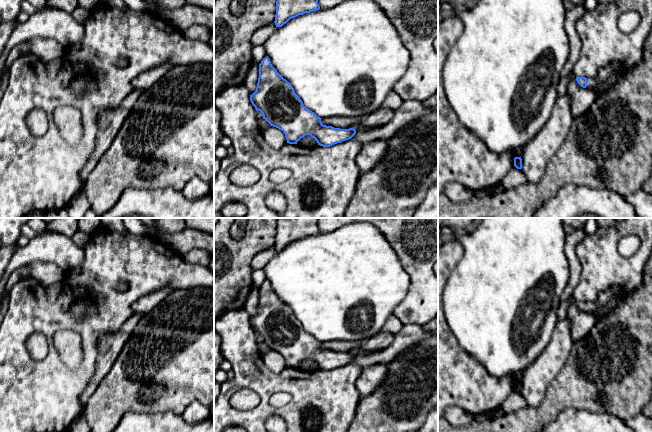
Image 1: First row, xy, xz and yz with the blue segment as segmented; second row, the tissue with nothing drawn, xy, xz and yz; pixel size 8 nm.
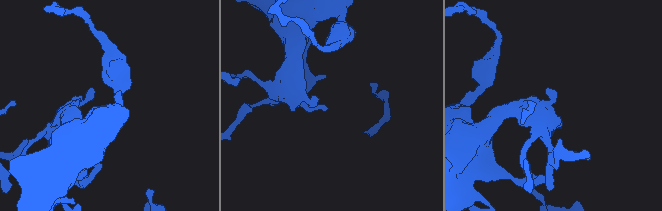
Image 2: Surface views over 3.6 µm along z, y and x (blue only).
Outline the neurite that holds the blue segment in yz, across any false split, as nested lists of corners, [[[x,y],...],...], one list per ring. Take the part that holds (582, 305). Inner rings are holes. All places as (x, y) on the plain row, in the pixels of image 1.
[[[611,287],[598,295],[596,302],[576,301],[577,307],[583,312],[594,312],[599,308],[606,306],[613,298],[622,293],[622,287]]]

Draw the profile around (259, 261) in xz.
[[[275,247],[261,251],[251,261],[251,268],[256,271],[263,269],[265,265],[271,260],[272,257],[277,253]]]

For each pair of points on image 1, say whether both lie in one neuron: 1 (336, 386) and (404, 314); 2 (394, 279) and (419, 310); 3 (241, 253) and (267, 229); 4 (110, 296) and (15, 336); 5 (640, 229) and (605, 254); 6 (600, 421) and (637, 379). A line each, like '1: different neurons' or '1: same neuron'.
1: different neurons
2: different neurons
3: same neuron
4: same neuron
5: same neuron
6: different neurons

